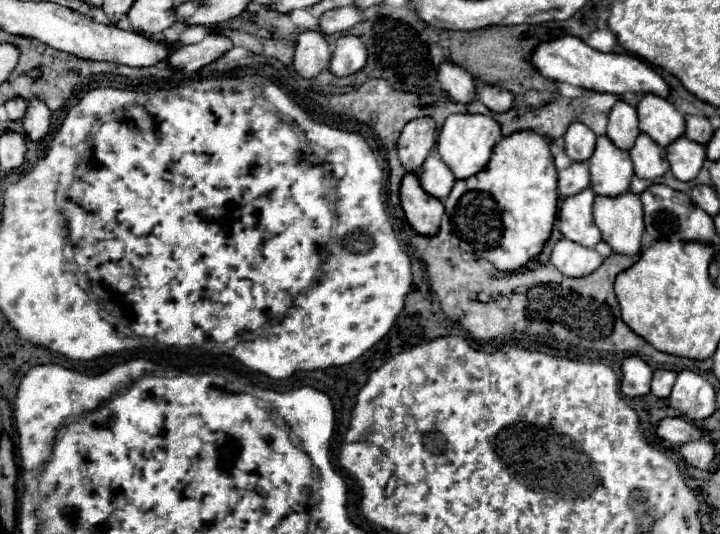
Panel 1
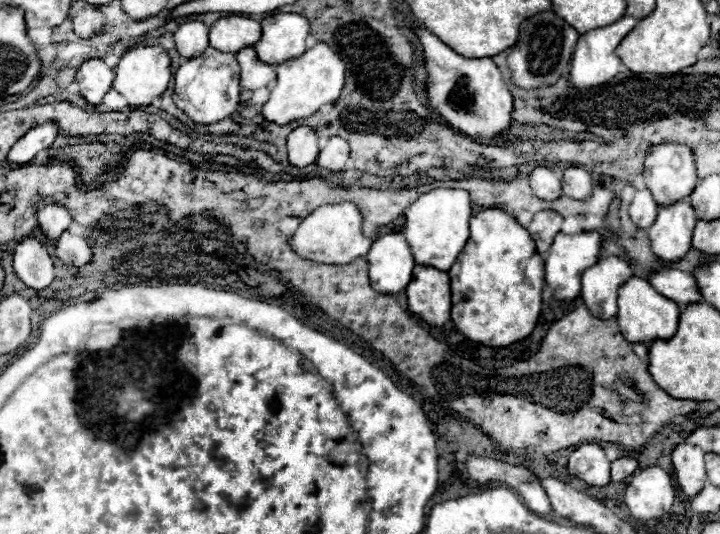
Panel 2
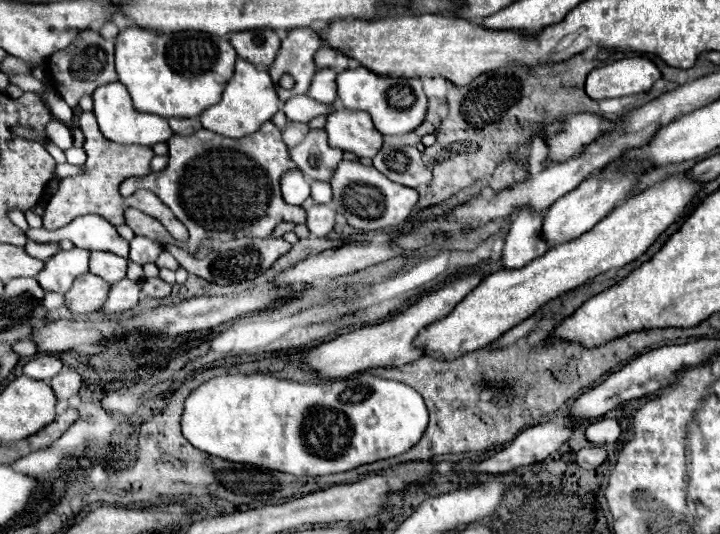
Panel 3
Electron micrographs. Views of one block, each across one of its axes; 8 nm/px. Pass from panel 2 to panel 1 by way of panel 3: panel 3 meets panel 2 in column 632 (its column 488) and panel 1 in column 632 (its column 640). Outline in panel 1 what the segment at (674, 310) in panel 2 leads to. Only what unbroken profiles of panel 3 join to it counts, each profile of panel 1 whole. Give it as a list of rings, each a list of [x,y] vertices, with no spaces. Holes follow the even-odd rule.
[[[624,192],[620,196],[596,196],[592,212],[602,232],[602,242],[626,256],[640,252],[644,212],[638,194]]]

